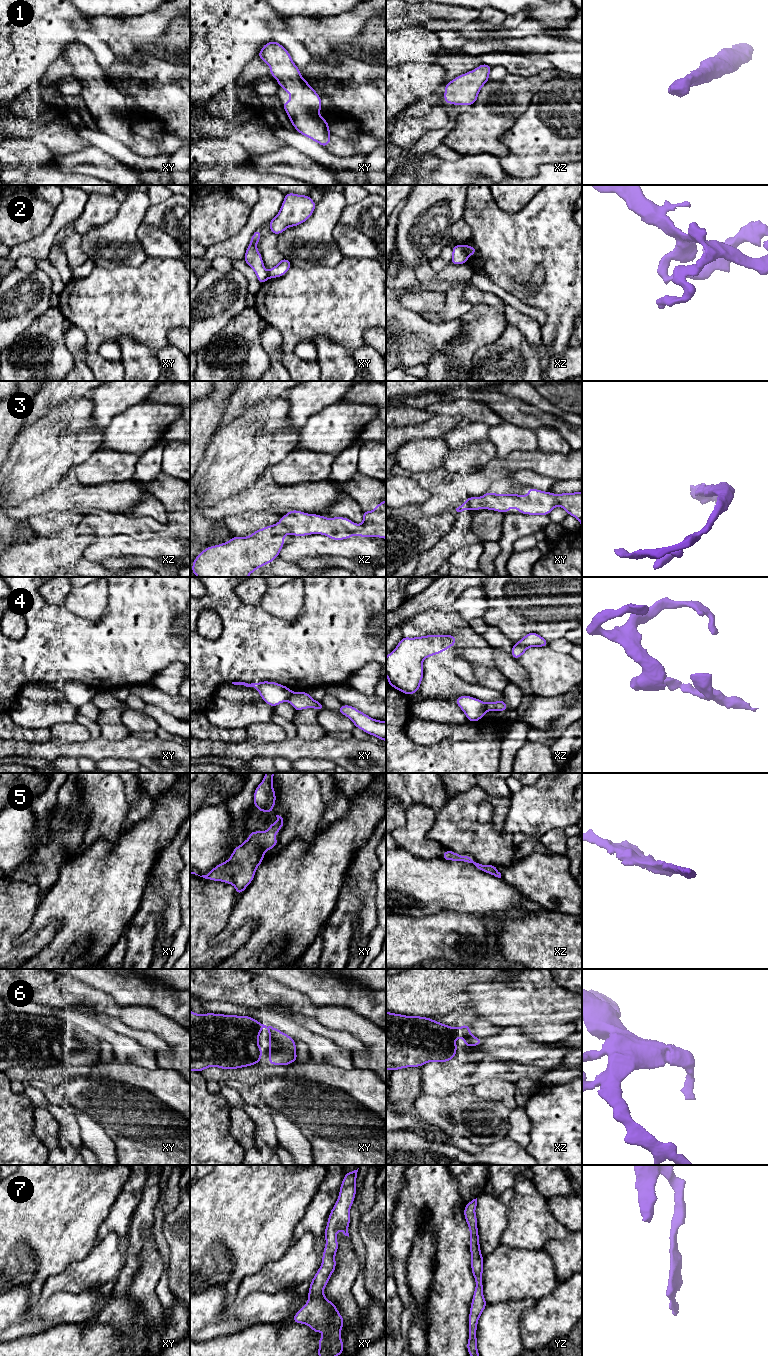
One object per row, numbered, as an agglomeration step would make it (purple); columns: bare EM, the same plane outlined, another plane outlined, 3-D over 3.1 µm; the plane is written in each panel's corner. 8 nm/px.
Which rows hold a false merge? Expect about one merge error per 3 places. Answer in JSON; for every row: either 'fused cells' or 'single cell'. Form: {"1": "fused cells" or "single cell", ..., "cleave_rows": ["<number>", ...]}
{"1": "single cell", "2": "fused cells", "3": "single cell", "4": "fused cells", "5": "single cell", "6": "single cell", "7": "single cell", "cleave_rows": ["2", "4"]}

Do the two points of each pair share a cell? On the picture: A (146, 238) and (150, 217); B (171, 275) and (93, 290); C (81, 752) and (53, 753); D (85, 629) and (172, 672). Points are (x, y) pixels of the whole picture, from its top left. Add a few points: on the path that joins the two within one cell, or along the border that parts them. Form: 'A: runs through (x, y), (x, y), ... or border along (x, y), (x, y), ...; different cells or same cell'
A: border along (142, 222), (158, 227), (169, 235); different cells
B: runs through (152, 283), (134, 283), (128, 289), (112, 290); same cell
C: runs through (74, 751), (60, 751); same cell
D: border along (179, 661), (163, 668), (152, 684); different cells

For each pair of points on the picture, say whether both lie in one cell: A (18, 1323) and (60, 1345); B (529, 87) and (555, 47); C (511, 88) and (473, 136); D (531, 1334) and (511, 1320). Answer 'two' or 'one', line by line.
A: two
B: two
C: one
D: two

